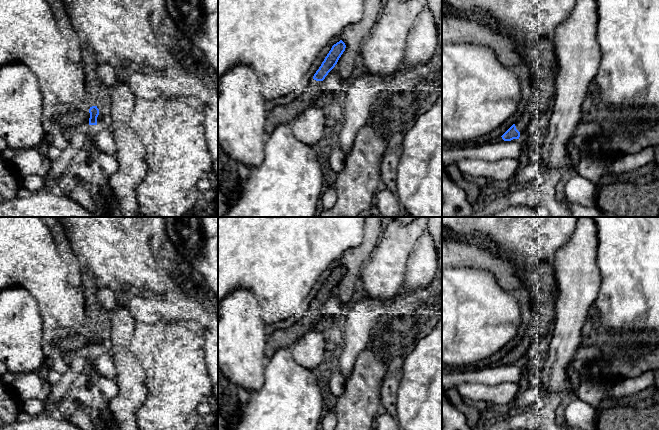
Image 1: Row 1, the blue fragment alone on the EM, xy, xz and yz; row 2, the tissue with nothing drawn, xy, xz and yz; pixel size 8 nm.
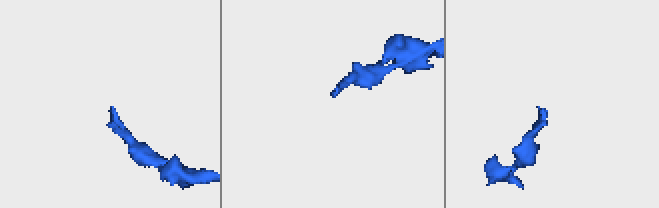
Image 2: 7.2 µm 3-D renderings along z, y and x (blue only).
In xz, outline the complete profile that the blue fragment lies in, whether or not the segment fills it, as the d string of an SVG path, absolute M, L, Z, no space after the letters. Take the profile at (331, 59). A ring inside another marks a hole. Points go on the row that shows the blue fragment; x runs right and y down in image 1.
M342 40L334 44L313 78L302 86L299 97L289 104L276 107L267 114L267 135L282 124L289 124L297 115L315 105L316 100L321 96L319 89L321 82L335 67L345 48L346 45Z

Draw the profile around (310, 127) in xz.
M313 105L293 118L288 125L297 140L317 148L327 140L328 124L325 107Z

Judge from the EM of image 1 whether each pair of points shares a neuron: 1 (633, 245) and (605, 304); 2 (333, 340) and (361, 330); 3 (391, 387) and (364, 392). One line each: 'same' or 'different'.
1: same
2: different
3: different

